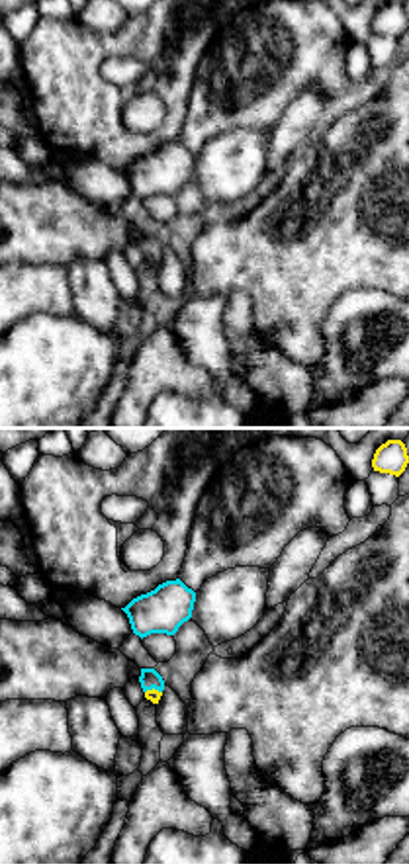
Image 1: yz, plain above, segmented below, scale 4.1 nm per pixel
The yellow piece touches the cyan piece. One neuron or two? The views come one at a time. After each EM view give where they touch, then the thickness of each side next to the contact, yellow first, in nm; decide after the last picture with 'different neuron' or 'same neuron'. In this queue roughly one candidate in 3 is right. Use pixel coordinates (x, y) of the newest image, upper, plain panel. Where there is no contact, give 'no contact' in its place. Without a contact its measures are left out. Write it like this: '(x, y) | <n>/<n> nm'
(153, 251) | 50/90 nm

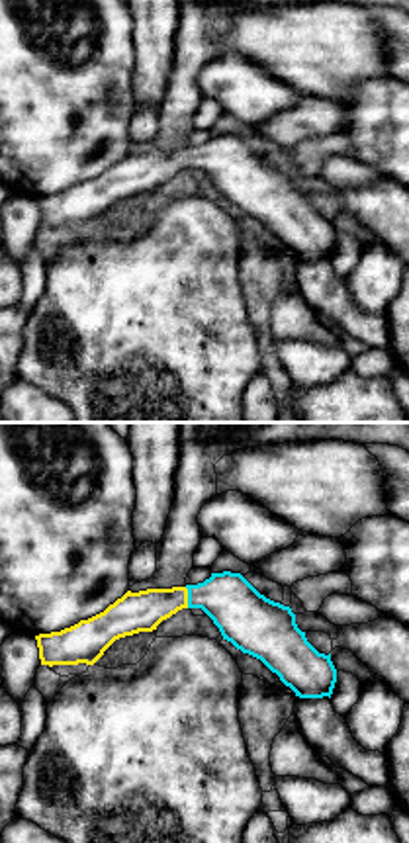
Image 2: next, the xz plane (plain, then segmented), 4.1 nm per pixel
(186, 159) | 170/220 nm

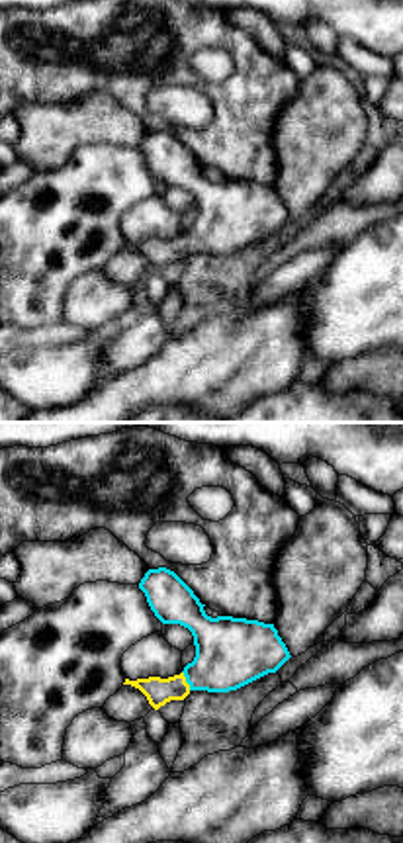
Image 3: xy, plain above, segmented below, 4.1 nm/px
(184, 243) | 110/280 nm

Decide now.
same neuron

